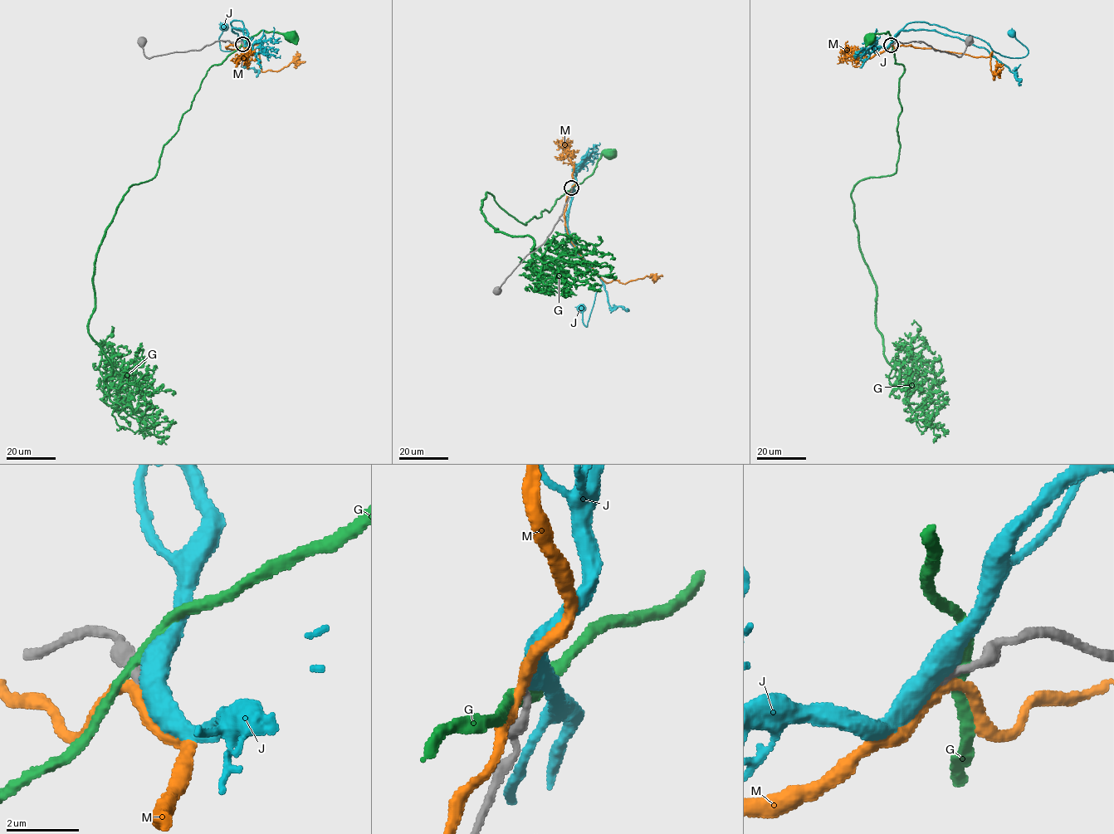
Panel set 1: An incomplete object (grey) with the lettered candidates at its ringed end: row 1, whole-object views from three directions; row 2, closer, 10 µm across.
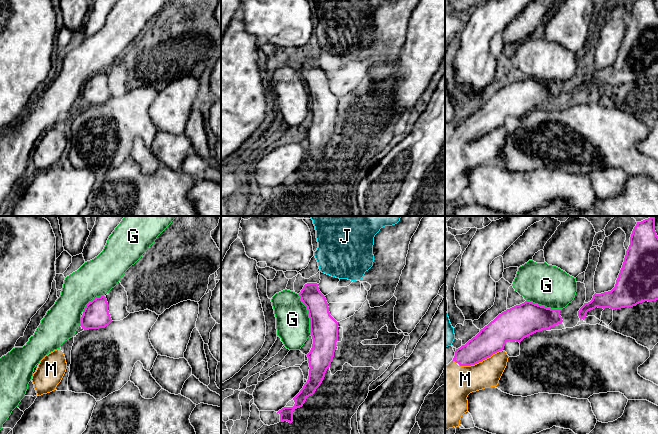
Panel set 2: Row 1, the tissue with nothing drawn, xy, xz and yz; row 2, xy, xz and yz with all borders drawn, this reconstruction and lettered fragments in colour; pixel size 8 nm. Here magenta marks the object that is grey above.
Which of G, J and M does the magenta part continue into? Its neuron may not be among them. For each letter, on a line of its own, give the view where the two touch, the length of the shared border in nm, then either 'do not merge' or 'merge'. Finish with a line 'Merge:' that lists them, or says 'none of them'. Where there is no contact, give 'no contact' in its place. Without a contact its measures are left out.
G: contact in xz; length 340 nm; do not merge
J: no contact; do not merge
M: contact in yz; length 380 nm; merge
Merge: M

